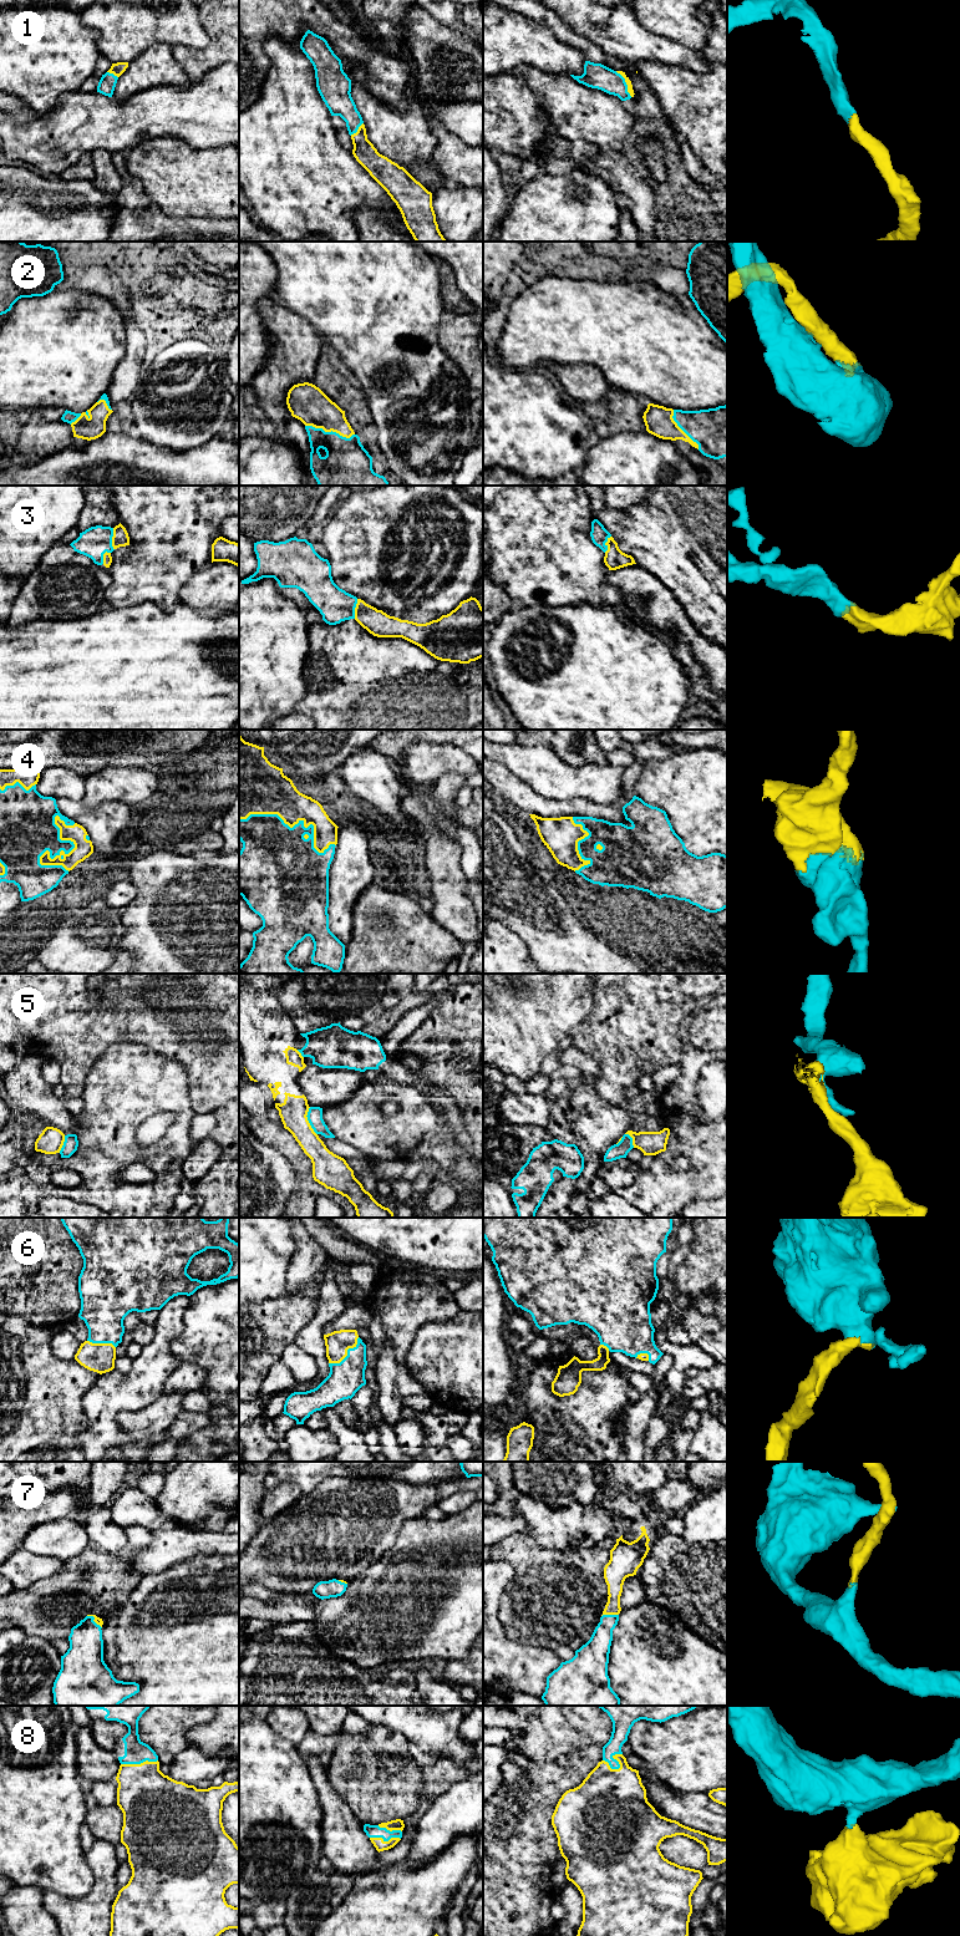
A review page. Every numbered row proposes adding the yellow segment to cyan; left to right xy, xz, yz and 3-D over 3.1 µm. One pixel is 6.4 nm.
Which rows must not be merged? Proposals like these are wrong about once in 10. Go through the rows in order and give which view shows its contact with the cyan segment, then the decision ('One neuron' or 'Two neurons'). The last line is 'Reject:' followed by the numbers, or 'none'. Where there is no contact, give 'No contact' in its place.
1: Touches cyan in yz. One neuron
2: Touches cyan in xz. One neuron
3: Touches cyan in xy. One neuron
4: Touches cyan in xy. One neuron
5: Touches cyan in xz. Two neurons
6: Touches cyan in xz. One neuron
7: Touches cyan in yz. One neuron
8: Touches cyan in yz. One neuron
Reject: 5

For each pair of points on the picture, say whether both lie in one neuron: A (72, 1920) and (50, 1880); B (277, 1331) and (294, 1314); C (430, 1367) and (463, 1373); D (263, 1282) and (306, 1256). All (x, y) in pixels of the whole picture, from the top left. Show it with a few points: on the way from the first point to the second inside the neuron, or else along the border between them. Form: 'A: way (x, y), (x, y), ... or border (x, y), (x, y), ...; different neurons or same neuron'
A: border (44, 1891), (72, 1898), (84, 1898), (87, 1894); different neurons
B: way (280, 1327), (290, 1317); same neuron
C: way (438, 1367), (455, 1367); same neuron
D: border (295, 1239), (295, 1253), (287, 1271), (285, 1292); different neurons

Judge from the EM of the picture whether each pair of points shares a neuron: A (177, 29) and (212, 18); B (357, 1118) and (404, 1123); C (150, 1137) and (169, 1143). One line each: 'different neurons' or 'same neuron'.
A: different neurons
B: same neuron
C: different neurons

